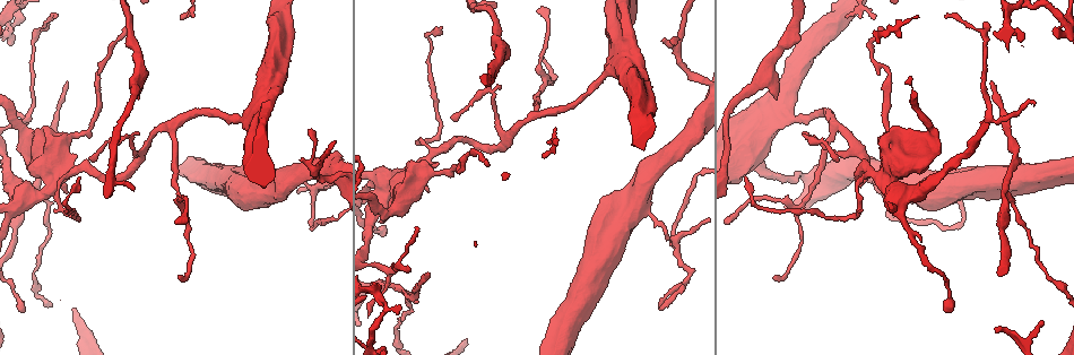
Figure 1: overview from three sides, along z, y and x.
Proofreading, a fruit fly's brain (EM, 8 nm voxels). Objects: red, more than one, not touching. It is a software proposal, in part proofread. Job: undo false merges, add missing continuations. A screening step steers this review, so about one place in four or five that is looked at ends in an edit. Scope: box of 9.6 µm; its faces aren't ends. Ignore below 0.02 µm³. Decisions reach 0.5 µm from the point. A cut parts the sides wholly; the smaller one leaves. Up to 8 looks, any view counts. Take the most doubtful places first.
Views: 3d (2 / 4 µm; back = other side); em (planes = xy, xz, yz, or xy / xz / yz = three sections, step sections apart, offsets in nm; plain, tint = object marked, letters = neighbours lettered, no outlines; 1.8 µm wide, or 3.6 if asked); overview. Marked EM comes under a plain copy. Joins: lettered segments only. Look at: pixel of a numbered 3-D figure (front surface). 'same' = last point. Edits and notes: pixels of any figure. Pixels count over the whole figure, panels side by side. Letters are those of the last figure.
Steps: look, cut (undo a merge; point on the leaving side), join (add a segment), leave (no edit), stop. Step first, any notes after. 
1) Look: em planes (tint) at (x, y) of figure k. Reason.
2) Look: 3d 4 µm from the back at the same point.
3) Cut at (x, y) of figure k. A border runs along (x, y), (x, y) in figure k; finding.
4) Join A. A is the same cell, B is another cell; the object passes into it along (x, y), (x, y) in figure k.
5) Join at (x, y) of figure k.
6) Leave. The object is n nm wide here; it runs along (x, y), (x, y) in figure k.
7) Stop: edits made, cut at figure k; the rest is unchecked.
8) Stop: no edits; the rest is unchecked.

Look: 3d 4 µm at (875, 180) of figure 1. Abrupt turn.

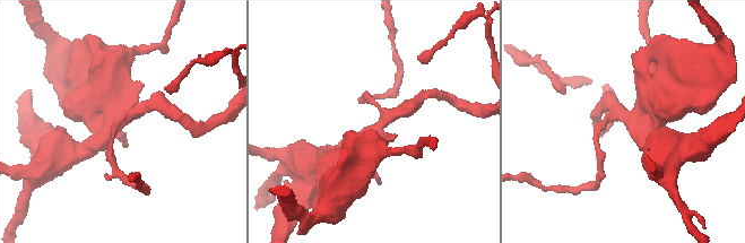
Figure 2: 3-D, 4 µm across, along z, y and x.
Look: em yz step 16 (tint) at (628, 119) of figure 2. Need the tissue.

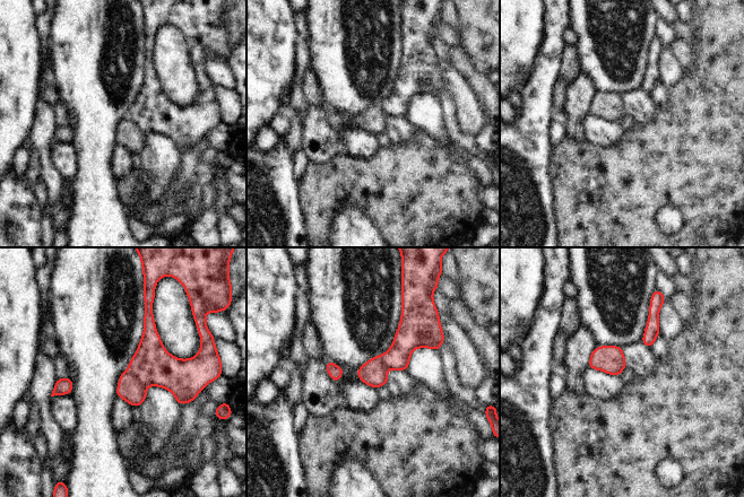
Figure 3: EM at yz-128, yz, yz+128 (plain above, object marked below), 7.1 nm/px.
Look: em planes (letters) at the same point. Another direction.

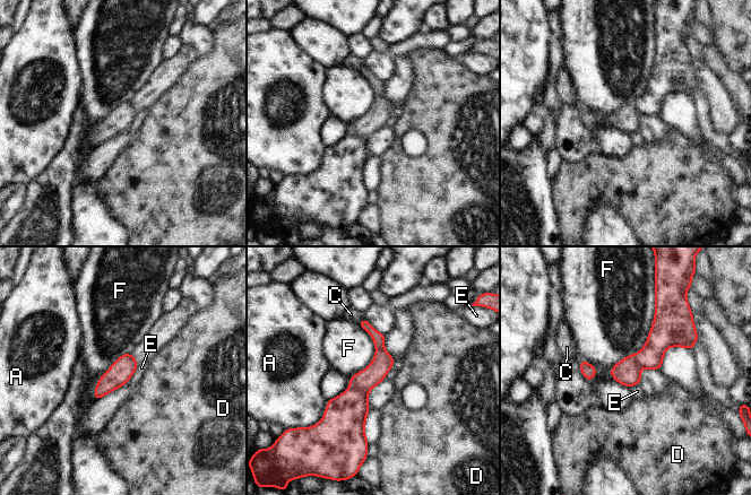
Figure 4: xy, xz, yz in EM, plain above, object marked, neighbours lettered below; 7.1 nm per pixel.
Cut at (344, 418) of figure 4. The longest contact is with F, 650 nm; A, C, D, E and F are other cells; two cells meet here.

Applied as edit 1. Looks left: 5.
Look: overview. See it whole again.

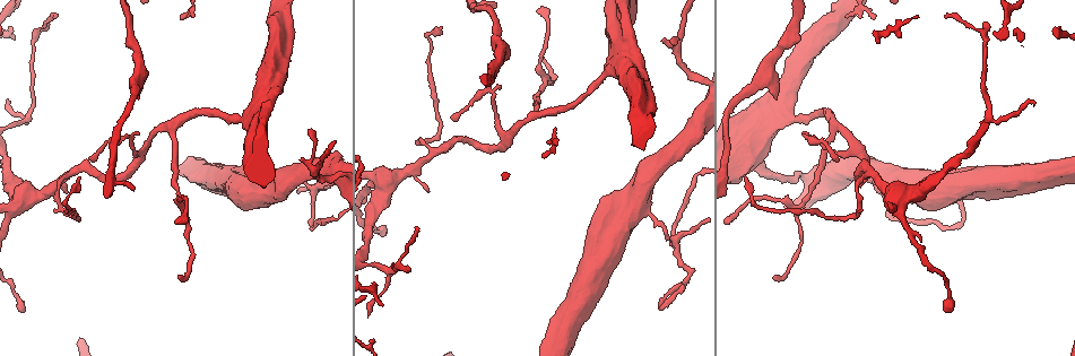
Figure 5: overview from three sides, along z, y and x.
Look: 3d 4 µm at (250, 115) of figure 5. Four or more arms meet.

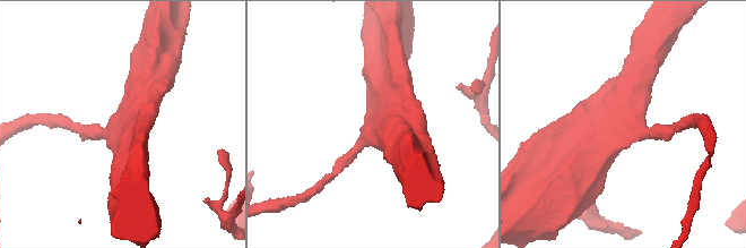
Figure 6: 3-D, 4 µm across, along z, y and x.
Look: em xz step 8 (letters) at (119, 124) of figure 6. 4 arms meet here; need the tissue.

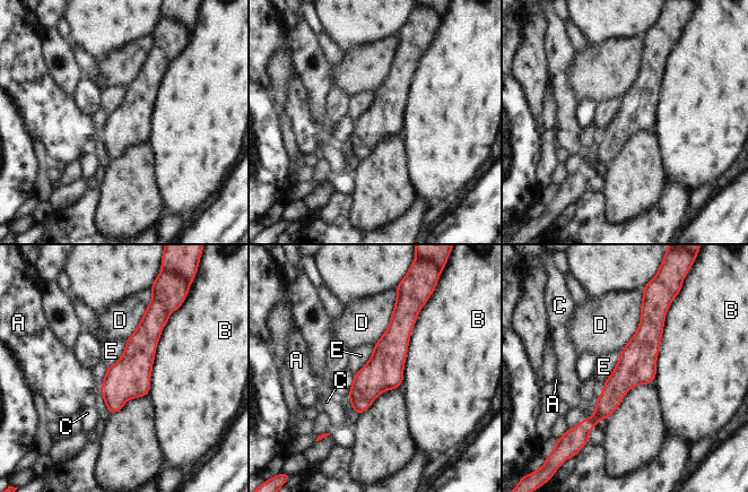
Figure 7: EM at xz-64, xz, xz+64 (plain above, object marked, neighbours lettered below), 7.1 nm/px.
Look: em planes (letters) at the same point.

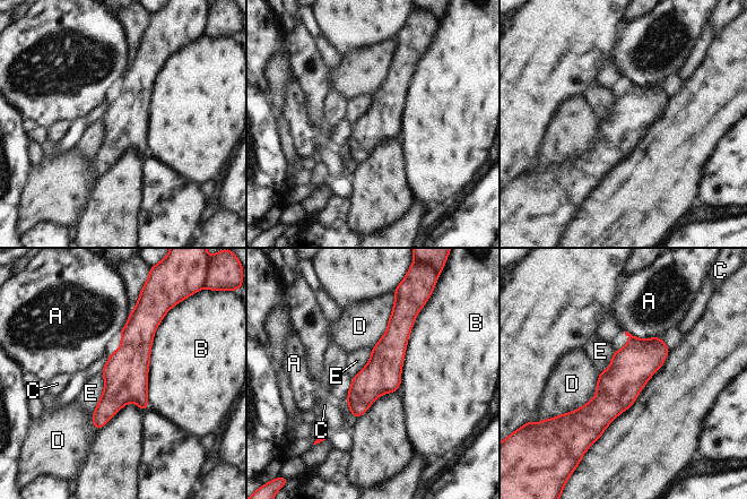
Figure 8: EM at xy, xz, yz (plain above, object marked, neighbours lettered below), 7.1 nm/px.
Leave. A, B, C, D and E are other cells; a border runs along (102, 371), (104, 388), (92, 415) in figure 8; all the same cell.

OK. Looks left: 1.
Look: em planes (letters) at (664, 40) of figure 5. An open end.

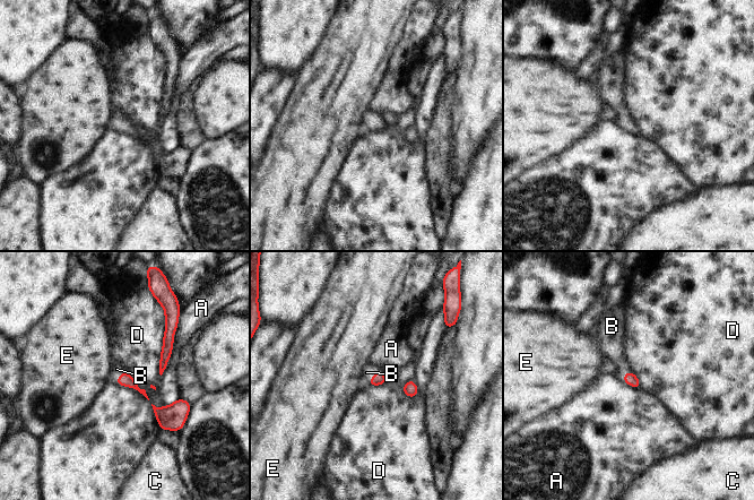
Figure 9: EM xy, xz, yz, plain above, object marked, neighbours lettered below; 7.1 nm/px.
Join B. B is the same cell, A, C, D and E are other cells; the object passes into it along (379, 378), (372, 377), (369, 370) in figure 9; it goes on there.

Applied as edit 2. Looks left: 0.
Stop: edits made, cut at figure 4, join at figure 9; the rest is unchecked.

